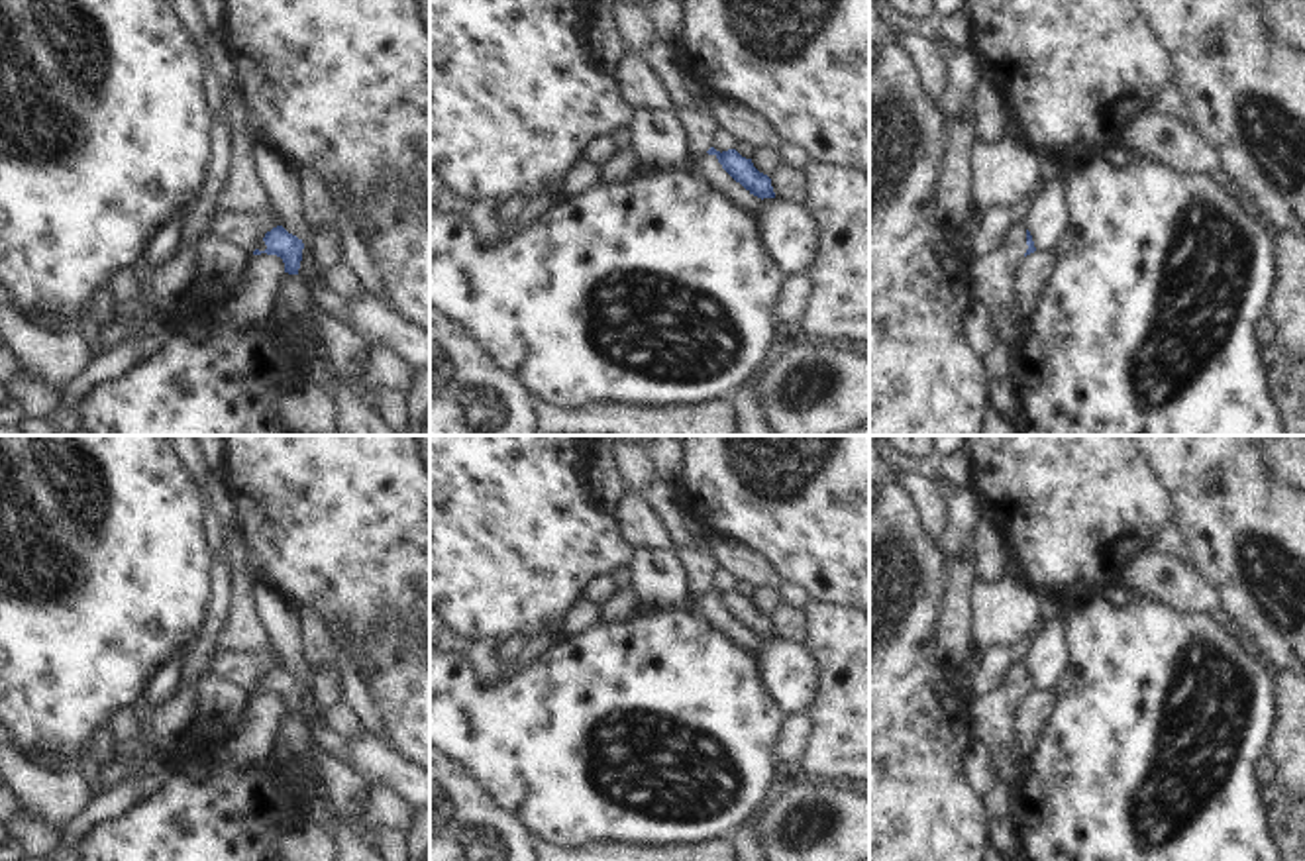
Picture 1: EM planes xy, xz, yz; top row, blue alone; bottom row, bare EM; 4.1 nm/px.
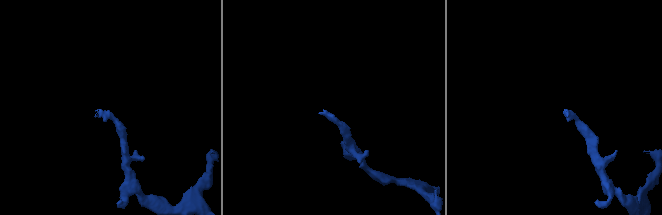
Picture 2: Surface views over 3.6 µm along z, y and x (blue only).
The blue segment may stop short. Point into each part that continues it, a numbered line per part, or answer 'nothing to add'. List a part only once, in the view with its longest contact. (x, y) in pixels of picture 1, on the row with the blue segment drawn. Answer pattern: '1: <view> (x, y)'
1: yz (991, 277)

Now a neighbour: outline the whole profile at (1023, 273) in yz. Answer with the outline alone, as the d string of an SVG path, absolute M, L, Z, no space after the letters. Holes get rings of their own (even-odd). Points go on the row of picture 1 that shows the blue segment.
M1034 251L1022 259L1015 271L1017 288L1017 316L1026 324L1032 308L1036 306L1038 294L1044 290L1050 275L1056 269L1054 251Z

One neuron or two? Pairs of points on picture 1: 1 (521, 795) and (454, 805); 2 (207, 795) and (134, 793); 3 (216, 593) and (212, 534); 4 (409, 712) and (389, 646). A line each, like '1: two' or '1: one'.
1: two
2: two
3: two
4: one

